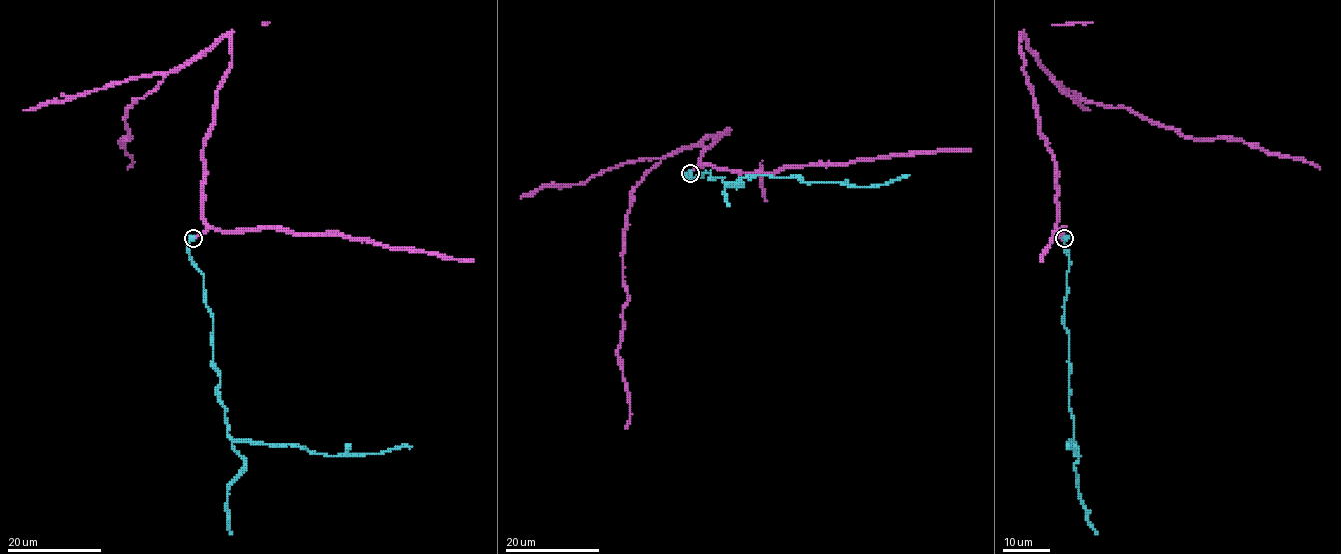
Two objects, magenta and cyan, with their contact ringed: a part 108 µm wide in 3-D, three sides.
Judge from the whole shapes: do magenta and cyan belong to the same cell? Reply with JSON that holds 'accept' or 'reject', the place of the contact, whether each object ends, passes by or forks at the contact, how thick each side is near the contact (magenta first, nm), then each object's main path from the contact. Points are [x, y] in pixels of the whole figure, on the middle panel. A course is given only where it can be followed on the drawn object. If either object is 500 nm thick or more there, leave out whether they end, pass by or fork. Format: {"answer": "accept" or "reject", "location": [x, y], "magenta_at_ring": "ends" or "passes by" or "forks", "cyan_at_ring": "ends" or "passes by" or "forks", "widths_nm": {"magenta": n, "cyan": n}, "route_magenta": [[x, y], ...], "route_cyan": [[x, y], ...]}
{"answer": "accept", "location": [690, 173], "widths_nm": {"magenta": 320, "cyan": 750}, "route_magenta": [[691, 173], [705, 166], [700, 156], [729, 128], [666, 155], [634, 190], [617, 353], [628, 393], [626, 428]], "route_cyan": [[691, 173], [687, 177], [694, 178], [710, 171], [710, 177], [725, 181], [771, 175], [869, 187], [910, 174]]}

